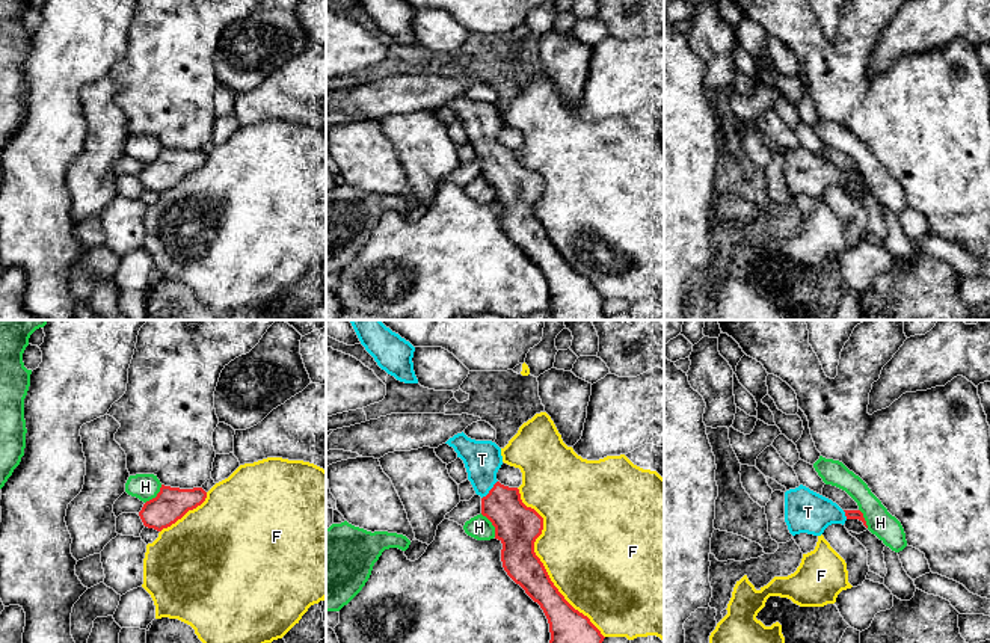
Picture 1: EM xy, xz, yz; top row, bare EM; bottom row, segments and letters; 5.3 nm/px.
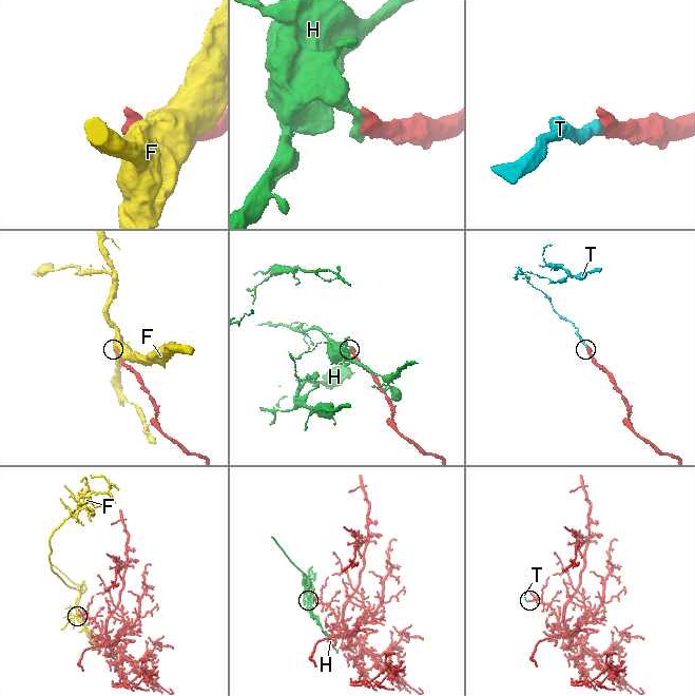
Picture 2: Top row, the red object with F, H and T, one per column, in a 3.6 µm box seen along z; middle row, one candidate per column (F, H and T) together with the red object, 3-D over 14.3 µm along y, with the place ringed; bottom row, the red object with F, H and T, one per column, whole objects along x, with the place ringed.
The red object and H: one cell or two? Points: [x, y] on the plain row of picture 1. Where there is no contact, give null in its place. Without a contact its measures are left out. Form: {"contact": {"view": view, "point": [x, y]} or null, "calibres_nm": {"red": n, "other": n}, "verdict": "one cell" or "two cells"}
{"contact": {"view": "xz", "point": [492, 186]}, "calibres_nm": {"red": 240, "other": 130}, "verdict": "two cells"}

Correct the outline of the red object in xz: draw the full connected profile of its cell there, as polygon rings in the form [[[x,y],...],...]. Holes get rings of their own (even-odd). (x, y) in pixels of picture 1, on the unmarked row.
[[[463,94],[445,106],[463,122],[468,142],[481,158],[481,177],[492,184],[495,201],[503,205],[504,232],[540,267],[548,281],[551,320],[607,320],[602,312],[605,299],[564,261],[534,214],[543,180],[522,165],[518,149],[497,142],[503,127],[501,110],[492,103],[471,101]]]

